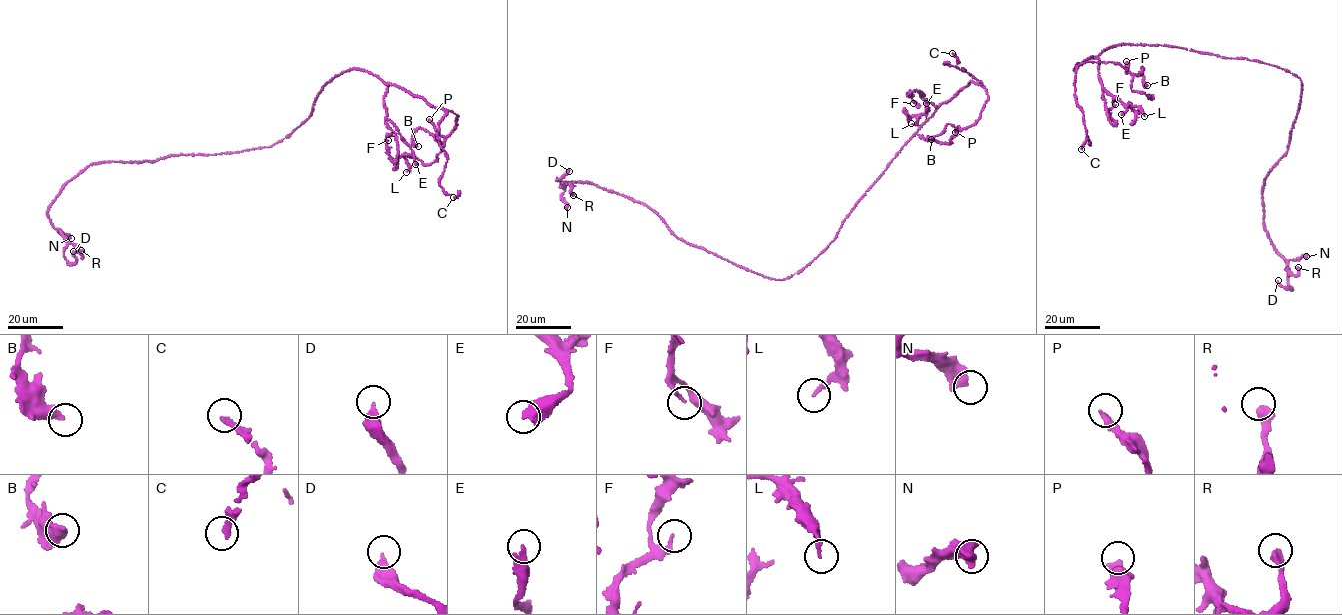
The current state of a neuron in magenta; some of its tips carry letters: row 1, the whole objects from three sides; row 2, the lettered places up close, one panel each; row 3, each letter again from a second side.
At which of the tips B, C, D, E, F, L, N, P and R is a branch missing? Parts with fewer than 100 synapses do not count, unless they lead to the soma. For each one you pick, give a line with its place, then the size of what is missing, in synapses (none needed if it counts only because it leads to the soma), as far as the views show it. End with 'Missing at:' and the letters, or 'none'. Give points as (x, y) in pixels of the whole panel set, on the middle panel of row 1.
Missing at: none

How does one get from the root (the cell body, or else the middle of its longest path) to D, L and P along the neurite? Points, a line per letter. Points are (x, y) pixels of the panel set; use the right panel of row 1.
D: (1257, 61), (1287, 70), (1302, 83), (1289, 144), (1263, 187), (1265, 229), (1288, 262), (1291, 288), (1278, 280)
L: (1257, 61), (1164, 45), (1127, 43), (1109, 46), (1097, 57), (1102, 88), (1125, 105), (1137, 106), (1144, 116)
P: (1257, 61), (1164, 45), (1127, 43), (1109, 46), (1073, 69), (1087, 61), (1110, 62), (1127, 73), (1126, 61)

